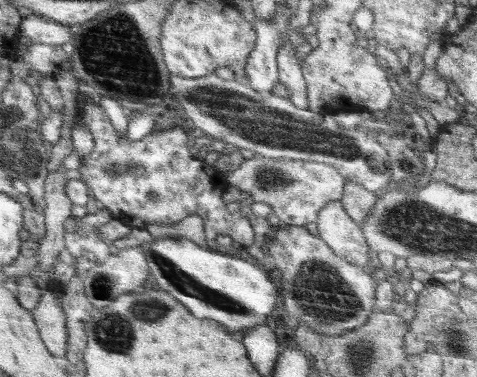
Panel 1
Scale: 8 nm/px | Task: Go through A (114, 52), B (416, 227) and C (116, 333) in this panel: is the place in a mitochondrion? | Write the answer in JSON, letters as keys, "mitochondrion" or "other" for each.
{"A":"mitochondrion","B":"mitochondrion","C":"mitochondrion"}

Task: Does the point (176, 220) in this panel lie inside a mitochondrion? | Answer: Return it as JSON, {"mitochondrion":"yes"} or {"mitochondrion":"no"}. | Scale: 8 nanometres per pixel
{"mitochondrion":"no"}

